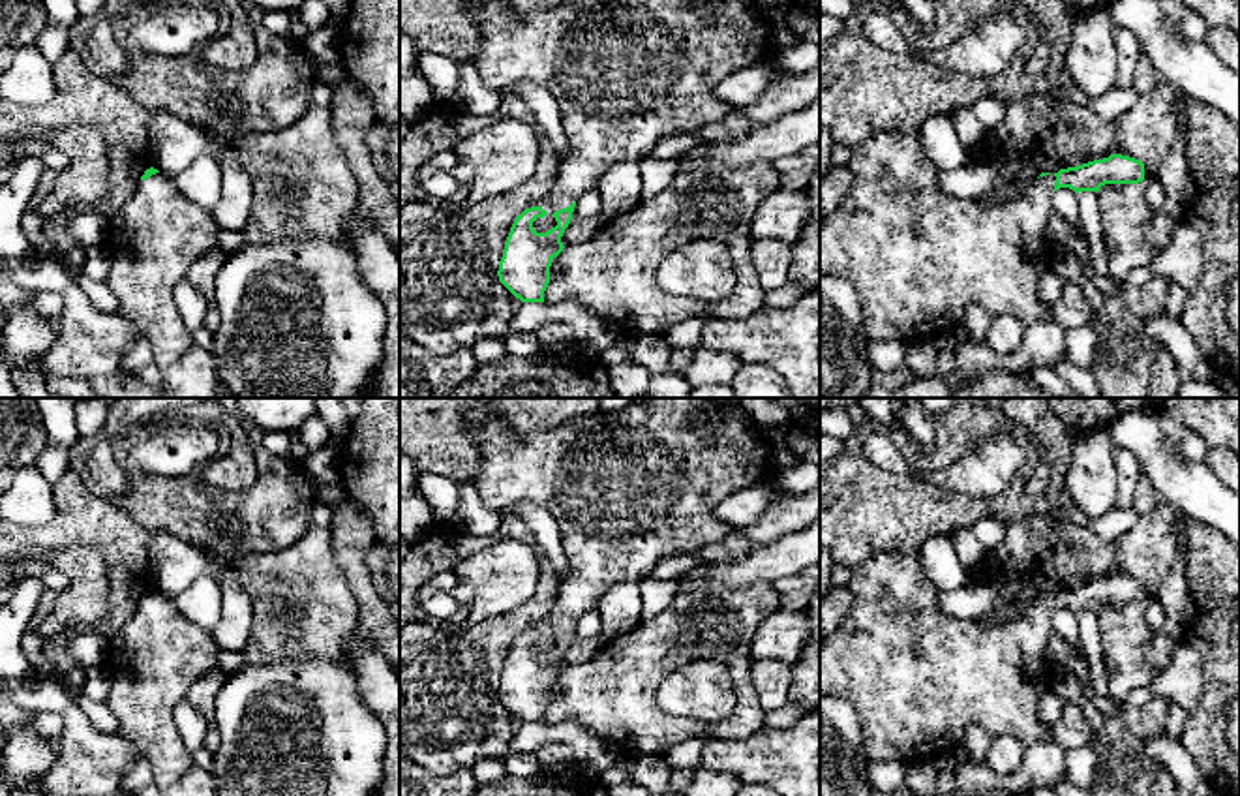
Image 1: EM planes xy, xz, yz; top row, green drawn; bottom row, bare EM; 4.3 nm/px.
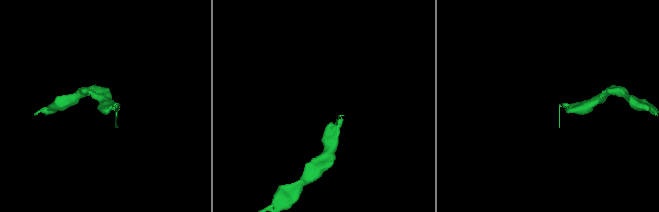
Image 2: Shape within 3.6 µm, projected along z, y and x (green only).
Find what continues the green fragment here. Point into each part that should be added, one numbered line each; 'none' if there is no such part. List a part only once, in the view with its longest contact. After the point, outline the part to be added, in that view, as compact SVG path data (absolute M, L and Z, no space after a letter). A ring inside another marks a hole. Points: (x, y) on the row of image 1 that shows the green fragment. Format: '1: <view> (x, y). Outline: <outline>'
1: xz (625, 74). Outline: M465 0L480 43L473 62L486 86L507 92L510 84L531 81L557 101L568 154L559 158L557 178L542 201L553 214L570 207L615 161L642 161L660 139L690 133L730 113L713 90L730 75L777 56L771 13L754 0L567 0L550 9L522 15L507 0Z

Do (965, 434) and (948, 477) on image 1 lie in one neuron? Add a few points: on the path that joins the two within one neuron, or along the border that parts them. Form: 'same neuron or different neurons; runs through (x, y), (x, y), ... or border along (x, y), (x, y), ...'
same neuron; runs through (953, 445), (948, 451), (948, 466)

